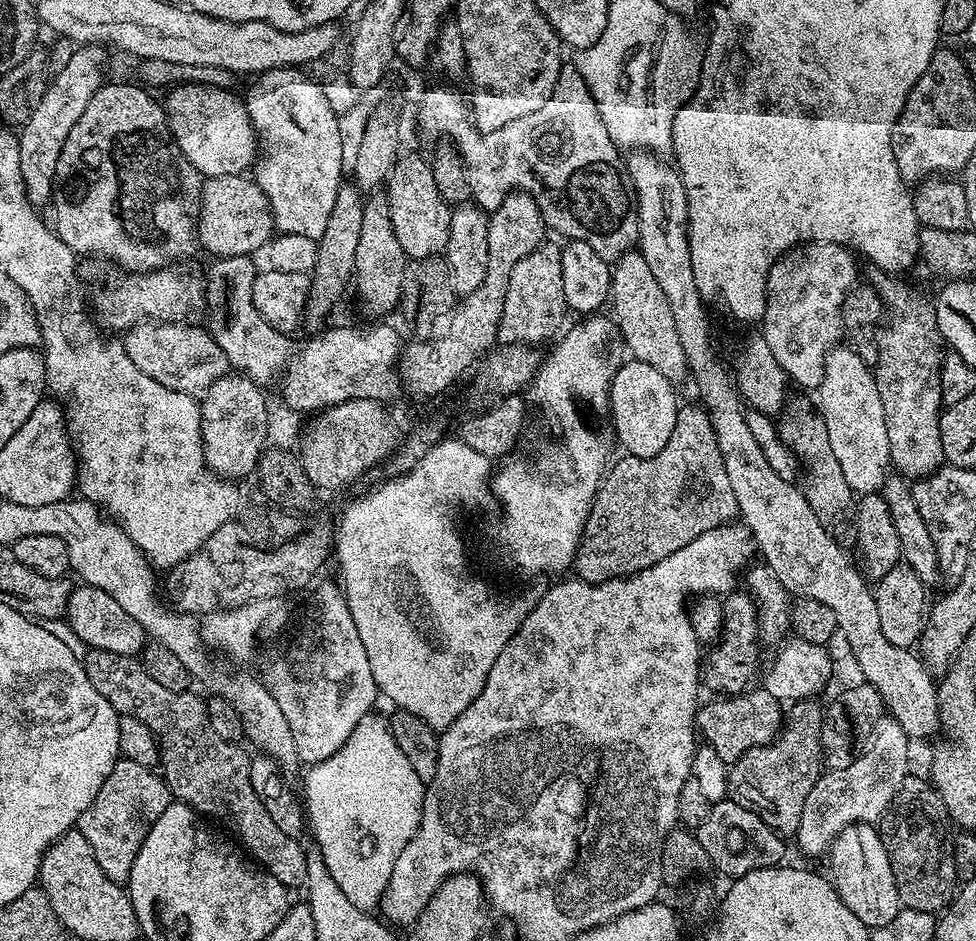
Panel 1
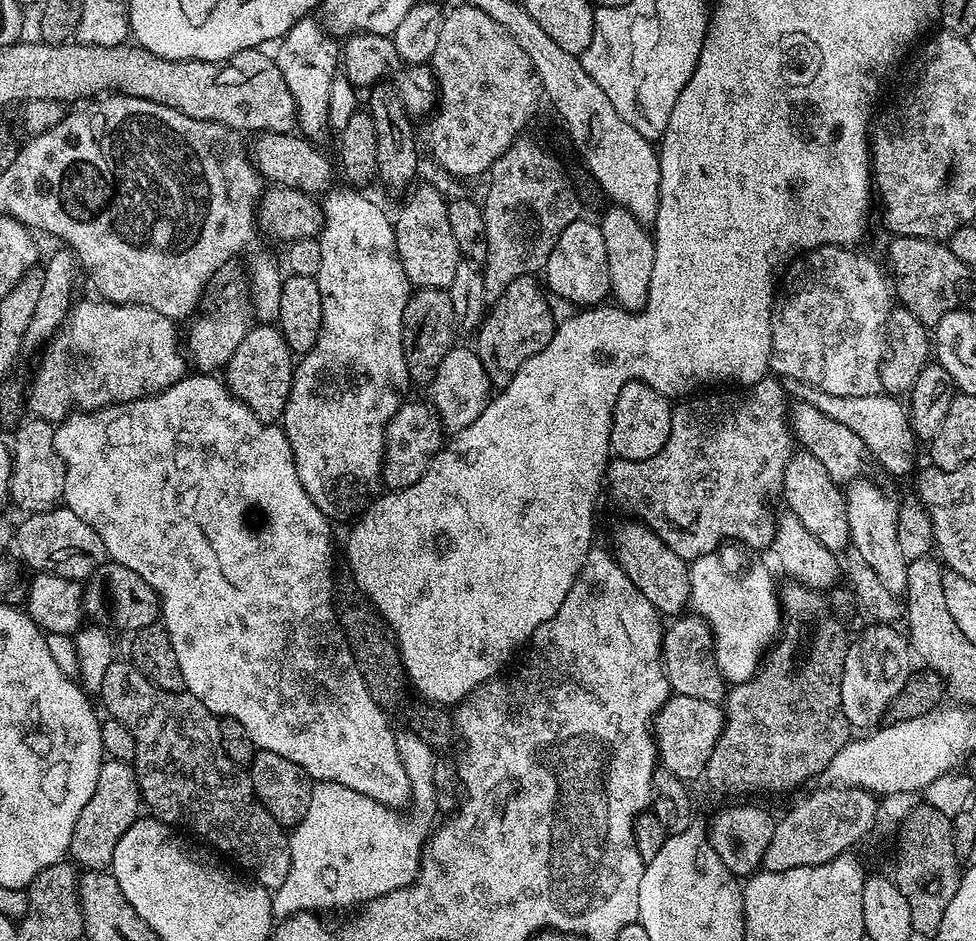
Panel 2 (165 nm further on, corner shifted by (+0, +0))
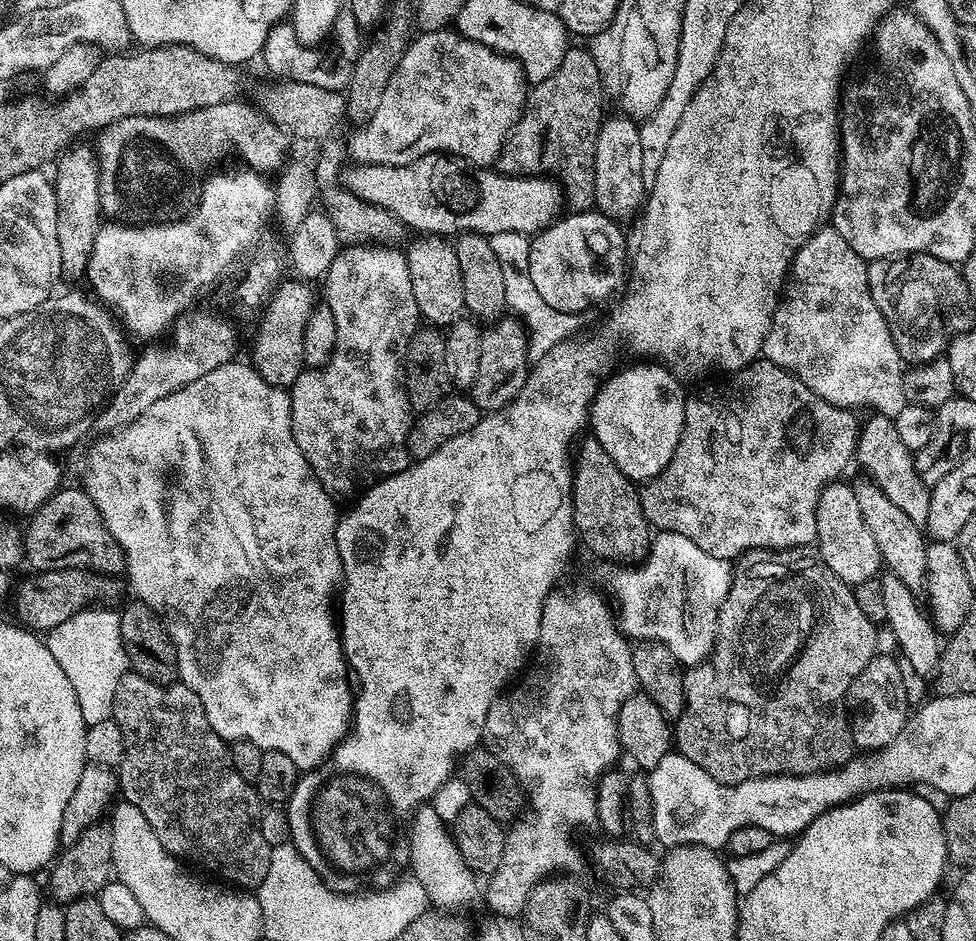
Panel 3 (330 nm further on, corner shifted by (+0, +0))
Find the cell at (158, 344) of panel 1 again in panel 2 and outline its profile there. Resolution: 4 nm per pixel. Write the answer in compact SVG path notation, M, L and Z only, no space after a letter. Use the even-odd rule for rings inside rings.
M103 298L96 300L73 303L68 317L43 345L41 352L44 353L32 372L28 388L26 384L26 408L33 417L59 422L73 406L80 410L95 410L107 408L109 404L125 404L144 396L154 396L183 380L189 371L181 333L180 336L176 333L177 321L141 304L114 304Z

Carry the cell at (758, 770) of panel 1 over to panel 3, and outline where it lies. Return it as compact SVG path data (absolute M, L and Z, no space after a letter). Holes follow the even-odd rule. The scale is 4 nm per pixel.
M792 554L787 558L768 558L772 560L756 560L760 558L752 558L749 564L744 564L741 568L737 567L732 573L732 585L726 594L726 598L722 602L722 606L718 610L718 618L716 619L716 637L712 643L712 652L707 660L700 664L691 665L683 673L684 678L684 709L682 714L675 721L674 724L674 748L681 756L685 756L690 762L694 762L694 766L698 766L710 774L710 778L714 778L719 784L741 784L747 780L757 780L759 776L813 776L816 772L831 772L835 769L841 768L843 764L848 763L854 756L854 745L852 742L852 729L848 722L848 713L846 711L846 701L848 698L848 691L854 682L854 678L858 678L858 674L862 674L862 670L866 670L866 666L870 661L878 655L878 648L876 648L876 632L878 632L877 625L870 622L870 618L866 618L866 614L862 614L862 610L858 607L856 601L856 593L849 585L842 582L842 578L838 578L834 574L834 570L830 570L824 565L824 561L817 558L815 555L804 556L808 554Z

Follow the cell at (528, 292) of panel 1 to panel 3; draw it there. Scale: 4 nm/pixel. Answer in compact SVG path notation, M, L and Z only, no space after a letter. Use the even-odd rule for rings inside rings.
M516 318L497 320L482 338L482 358L478 362L478 378L470 389L470 397L481 413L491 414L501 410L522 390L530 373L528 333Z

